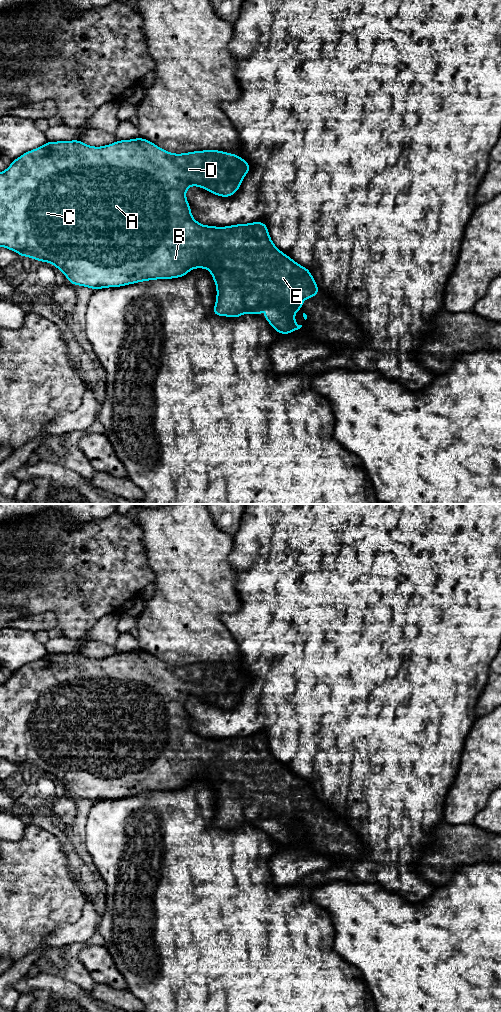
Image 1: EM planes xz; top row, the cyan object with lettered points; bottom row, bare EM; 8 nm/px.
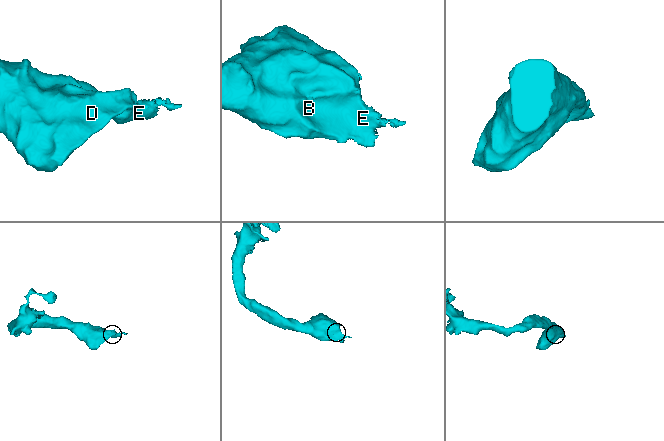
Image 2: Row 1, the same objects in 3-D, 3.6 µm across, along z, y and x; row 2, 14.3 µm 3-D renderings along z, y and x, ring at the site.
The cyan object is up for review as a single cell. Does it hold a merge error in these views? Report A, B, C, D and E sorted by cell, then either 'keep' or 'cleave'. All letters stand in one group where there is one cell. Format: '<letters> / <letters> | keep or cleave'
A B C D E | keep

